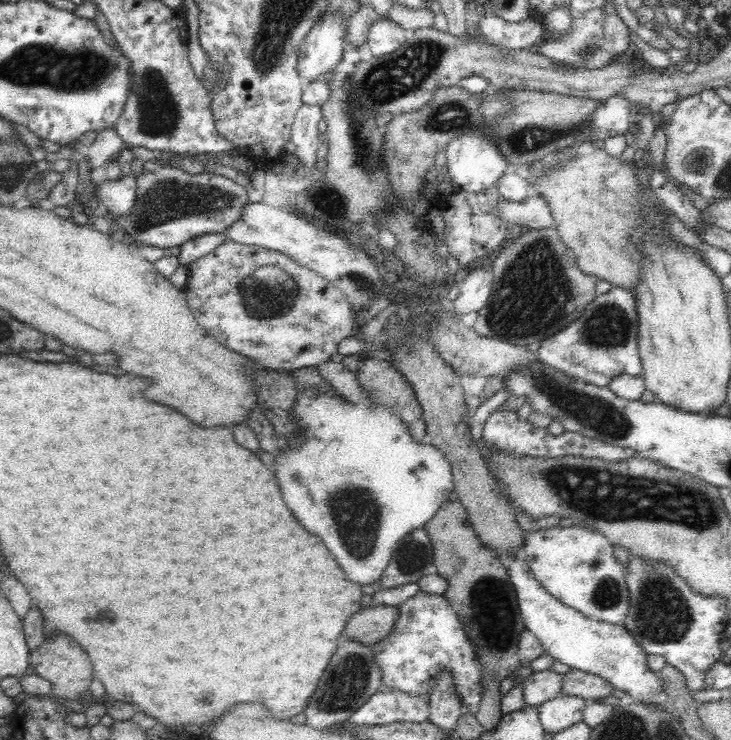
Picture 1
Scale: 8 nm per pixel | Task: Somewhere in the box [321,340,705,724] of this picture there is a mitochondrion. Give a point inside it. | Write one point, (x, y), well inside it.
(663, 615)

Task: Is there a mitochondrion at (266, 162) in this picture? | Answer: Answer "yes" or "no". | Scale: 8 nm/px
no

